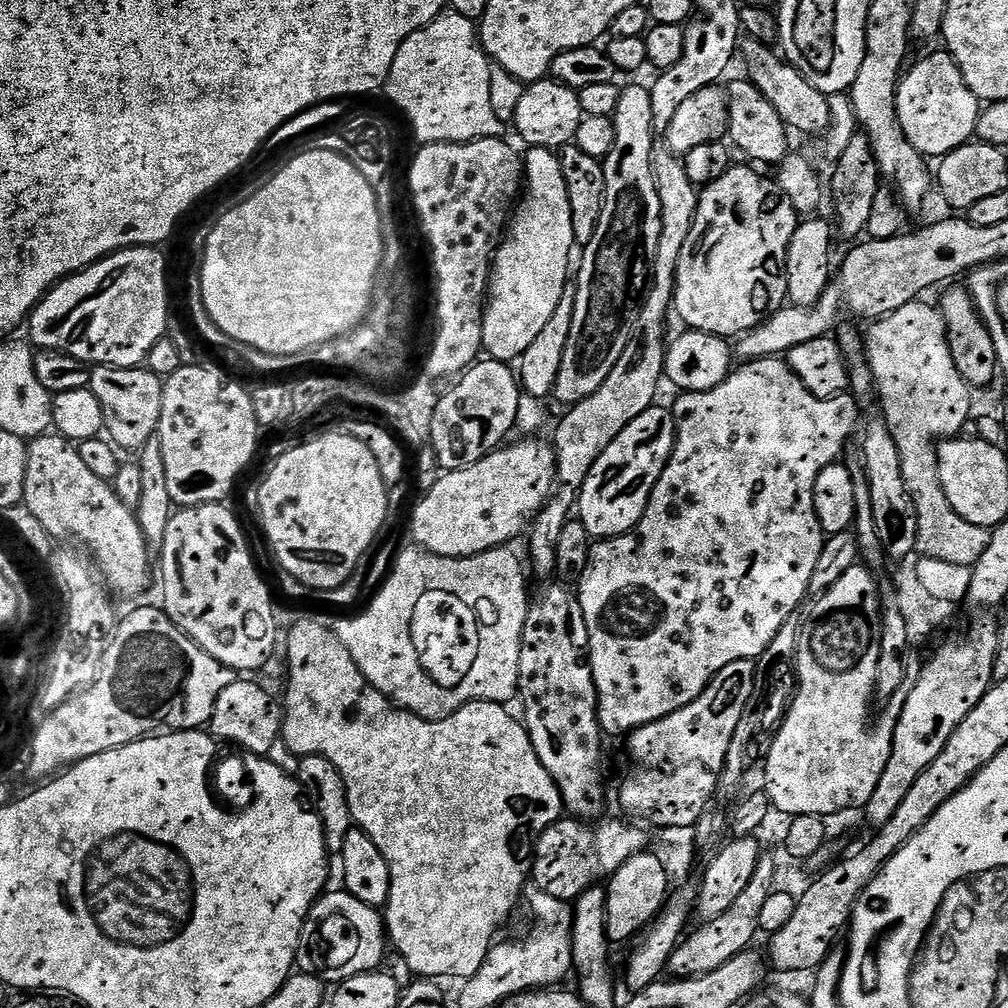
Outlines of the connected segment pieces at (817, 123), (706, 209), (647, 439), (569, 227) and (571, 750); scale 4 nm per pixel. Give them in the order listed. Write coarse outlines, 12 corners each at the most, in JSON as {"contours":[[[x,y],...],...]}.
{"contours":[[[745,39],[747,79],[793,133],[819,137],[828,97],[769,45]],[[775,179],[703,185],[685,329],[739,338],[788,300],[798,213]],[[673,409],[638,414],[594,462],[578,519],[631,532],[676,445]],[[523,153],[492,258],[483,351],[519,361],[573,267],[562,162]],[[563,583],[531,597],[518,700],[577,820],[605,815],[588,627]]]}

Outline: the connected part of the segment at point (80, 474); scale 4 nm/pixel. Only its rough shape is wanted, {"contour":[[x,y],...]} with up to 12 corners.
{"contour":[[59,434],[28,444],[22,504],[88,544],[117,597],[154,556],[134,509]]}

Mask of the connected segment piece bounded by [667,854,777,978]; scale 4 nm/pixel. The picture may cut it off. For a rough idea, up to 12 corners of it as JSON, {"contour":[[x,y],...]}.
{"contour":[[761,855],[726,914],[677,945],[673,977],[726,966],[760,932],[777,861]]}

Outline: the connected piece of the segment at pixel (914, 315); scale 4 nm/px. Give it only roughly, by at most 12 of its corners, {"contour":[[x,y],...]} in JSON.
{"contour":[[939,307],[871,325],[866,359],[918,510],[915,581],[963,603],[991,531],[946,498],[973,389]]}

